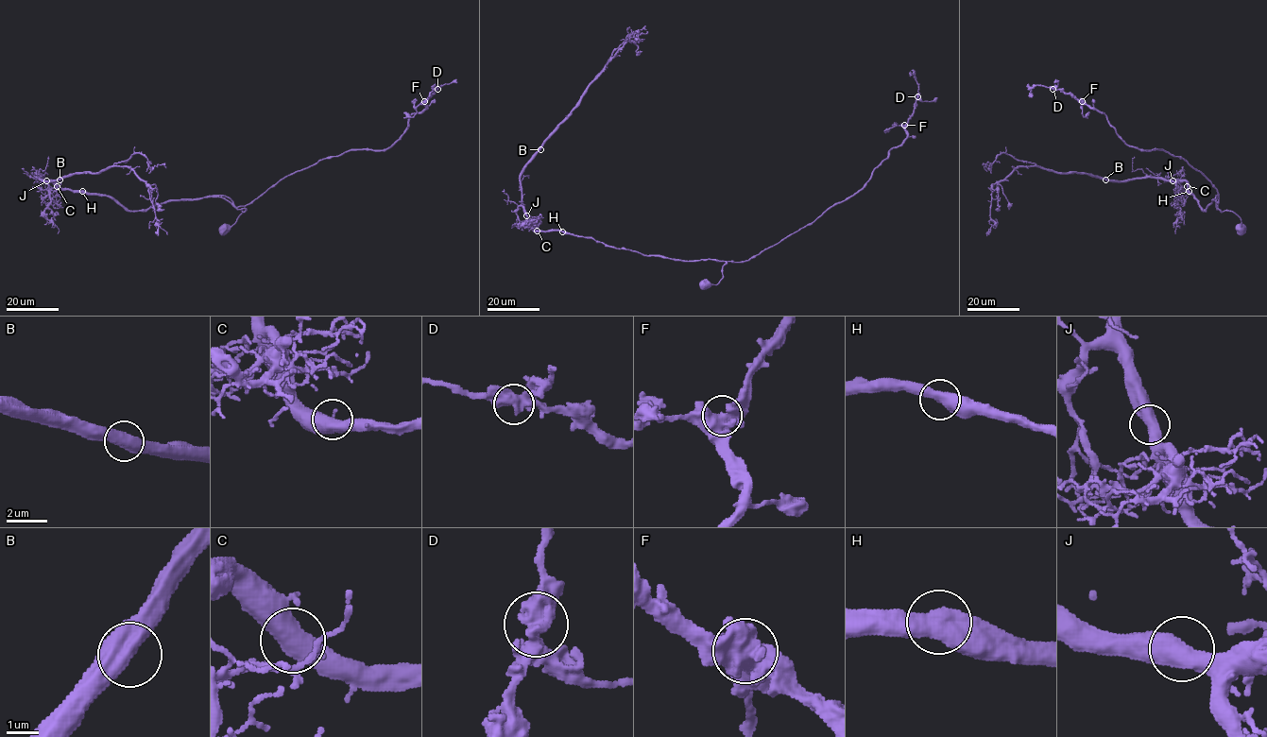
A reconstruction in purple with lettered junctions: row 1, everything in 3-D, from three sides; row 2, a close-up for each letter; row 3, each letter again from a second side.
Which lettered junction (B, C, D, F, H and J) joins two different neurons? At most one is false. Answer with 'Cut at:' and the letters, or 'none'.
Cut at: none

